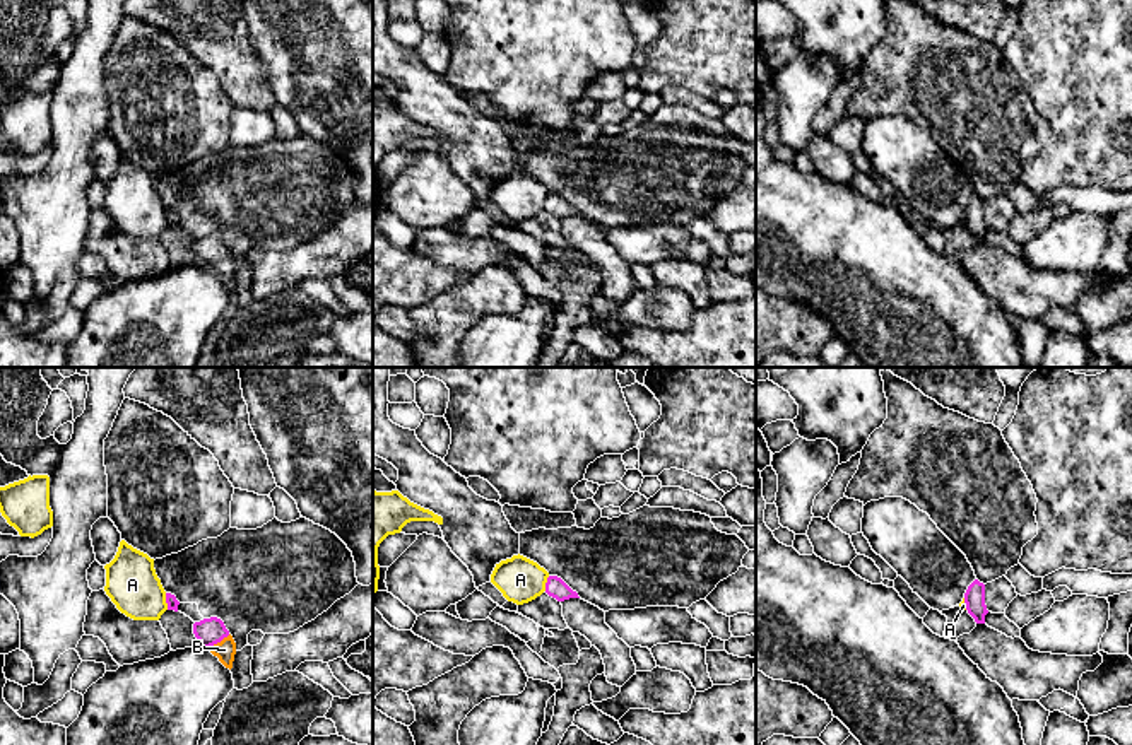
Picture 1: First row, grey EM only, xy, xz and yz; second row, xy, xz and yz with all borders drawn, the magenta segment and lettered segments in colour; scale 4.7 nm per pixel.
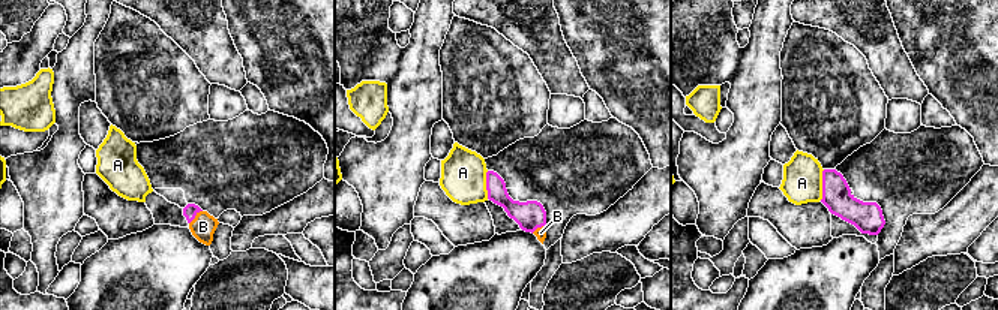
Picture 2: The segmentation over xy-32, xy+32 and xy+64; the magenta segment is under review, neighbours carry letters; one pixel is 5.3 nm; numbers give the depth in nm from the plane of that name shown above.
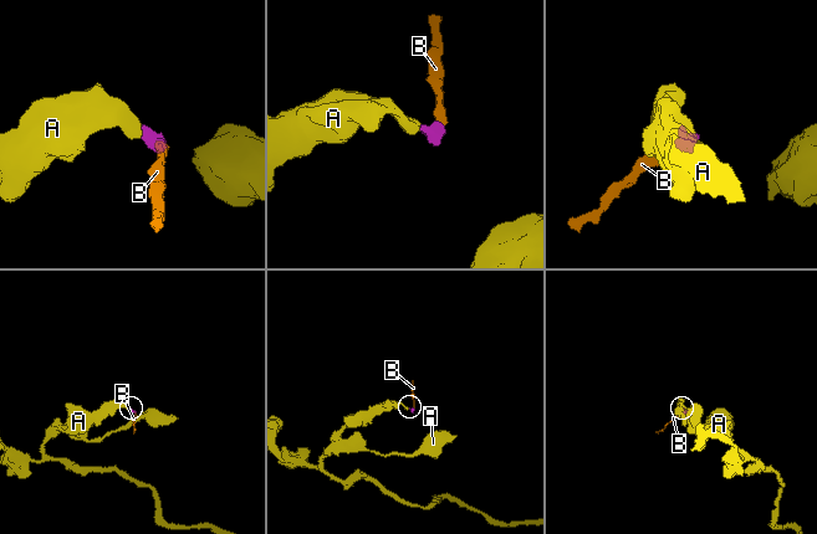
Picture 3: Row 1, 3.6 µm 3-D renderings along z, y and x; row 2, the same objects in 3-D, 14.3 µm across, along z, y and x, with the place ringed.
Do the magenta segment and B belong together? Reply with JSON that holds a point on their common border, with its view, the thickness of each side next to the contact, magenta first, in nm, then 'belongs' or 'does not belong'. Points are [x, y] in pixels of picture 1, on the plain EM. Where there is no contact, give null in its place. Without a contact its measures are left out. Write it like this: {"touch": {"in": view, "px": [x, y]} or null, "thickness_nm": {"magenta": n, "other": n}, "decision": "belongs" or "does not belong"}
{"touch": {"in": "xy", "px": [218, 258]}, "thickness_nm": {"magenta": 130, "other": 90}, "decision": "belongs"}

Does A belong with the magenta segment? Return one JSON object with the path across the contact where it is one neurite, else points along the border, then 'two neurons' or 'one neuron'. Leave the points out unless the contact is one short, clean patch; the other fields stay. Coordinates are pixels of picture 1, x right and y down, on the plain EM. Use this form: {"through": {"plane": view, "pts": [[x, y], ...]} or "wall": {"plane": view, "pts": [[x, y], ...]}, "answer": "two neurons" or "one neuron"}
{"wall": {"plane": "xy", "pts": [[165, 211], [168, 226]]}, "answer": "two neurons"}

